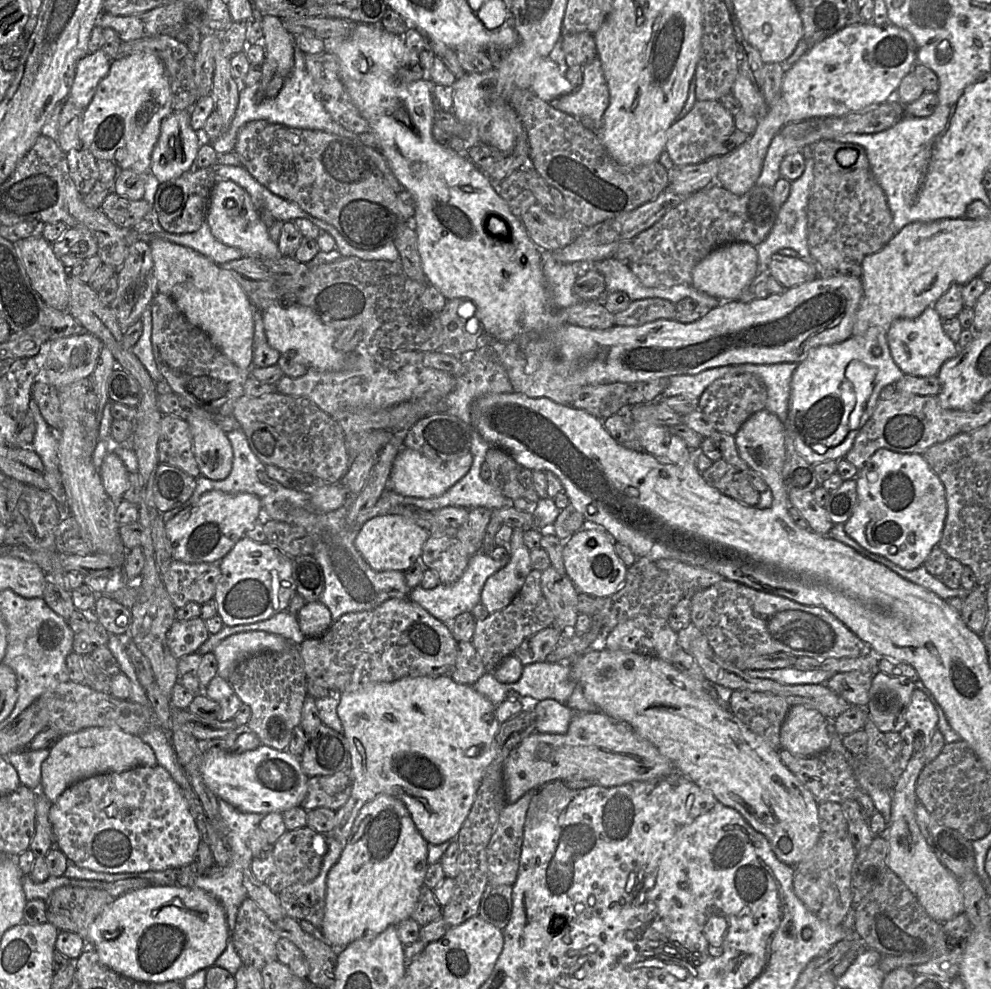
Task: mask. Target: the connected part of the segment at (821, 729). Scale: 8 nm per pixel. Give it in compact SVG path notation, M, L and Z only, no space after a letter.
M806 705L791 707L780 730L780 750L797 757L823 753L829 749L832 740L830 720Z

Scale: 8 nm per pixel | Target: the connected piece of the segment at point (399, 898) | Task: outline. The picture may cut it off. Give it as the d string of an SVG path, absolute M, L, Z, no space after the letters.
M382 794L359 812L347 844L326 880L325 914L321 933L331 947L346 947L353 941L373 940L391 925L411 917L428 870L428 843L417 830L411 815L399 799Z

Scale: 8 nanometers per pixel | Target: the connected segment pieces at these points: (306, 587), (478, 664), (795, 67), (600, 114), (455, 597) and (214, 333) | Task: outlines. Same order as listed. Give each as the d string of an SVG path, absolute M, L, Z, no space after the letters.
M301 555L292 558L292 573L296 593L303 597L306 603L319 602L324 590L324 574L313 556Z
M458 642L458 655L450 677L462 685L472 686L487 673L481 658L471 642Z
M871 22L846 26L811 46L785 71L781 98L774 106L767 108L754 133L740 146L720 157L717 183L733 194L745 194L757 184L769 145L784 126L808 119L840 117L890 100L895 96L903 77L912 71L916 64L916 55L917 46L913 36L907 30L889 22L883 26Z
M597 56L591 62L586 64L583 72L583 81L578 89L551 101L550 104L556 109L571 114L578 119L584 117L591 118L594 122L595 131L599 132L601 136L604 114L610 105L610 93L600 58Z
M477 552L470 557L462 576L453 584L446 585L439 583L433 589L424 589L417 585L411 590L408 599L418 604L434 618L445 624L450 624L458 615L471 612L480 603L481 592L487 579L507 565L509 555L502 560L495 560L485 552Z
M167 240L149 241L157 293L170 296L187 320L206 332L212 343L242 370L253 367L254 316L252 303L227 270L202 254Z

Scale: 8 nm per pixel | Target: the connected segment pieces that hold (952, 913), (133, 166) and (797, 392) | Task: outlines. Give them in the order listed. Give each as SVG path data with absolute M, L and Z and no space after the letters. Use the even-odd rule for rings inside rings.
M924 751L914 752L892 790L890 819L881 837L888 842L887 868L903 881L932 919L944 923L963 913L964 899L959 879L931 850L916 821L918 800L915 789L924 765Z
M136 53L111 61L108 74L100 81L96 92L83 111L79 138L82 149L89 151L97 160L114 163L120 170L145 173L150 170L152 151L160 136L162 121L173 111L170 83L162 61L150 53Z
M872 327L861 336L851 336L838 344L815 347L810 350L807 358L798 364L792 375L788 412L796 451L809 464L844 459L860 429L872 415L880 391L887 385L895 384L904 376L891 357L886 331L887 329L882 327ZM814 444L826 446L826 452L823 454L814 452L812 450Z

